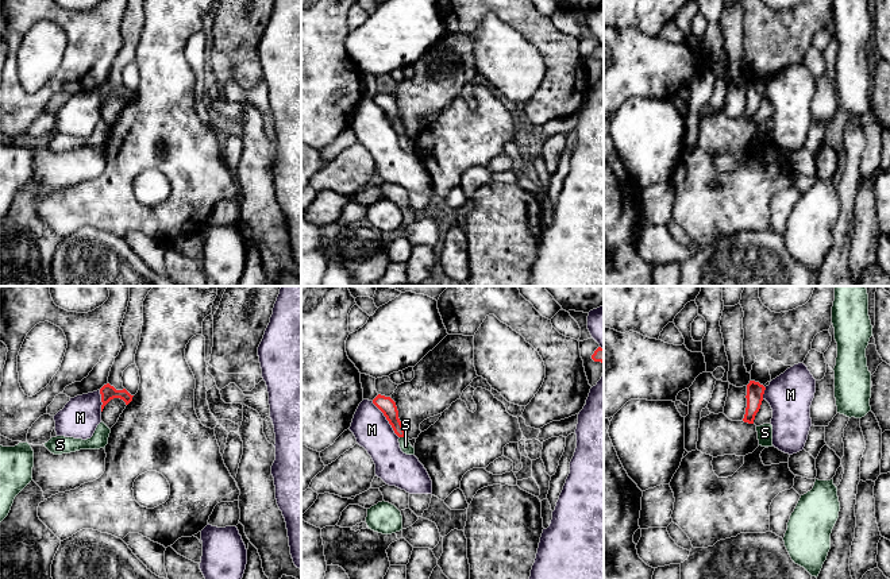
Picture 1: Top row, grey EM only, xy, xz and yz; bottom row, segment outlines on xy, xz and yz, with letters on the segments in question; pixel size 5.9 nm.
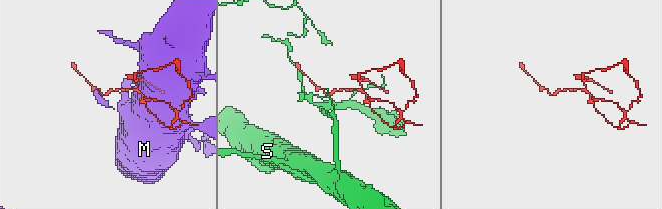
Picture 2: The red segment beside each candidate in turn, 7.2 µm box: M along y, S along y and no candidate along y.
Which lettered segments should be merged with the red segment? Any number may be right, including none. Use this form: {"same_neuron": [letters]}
{"same_neuron": []}

